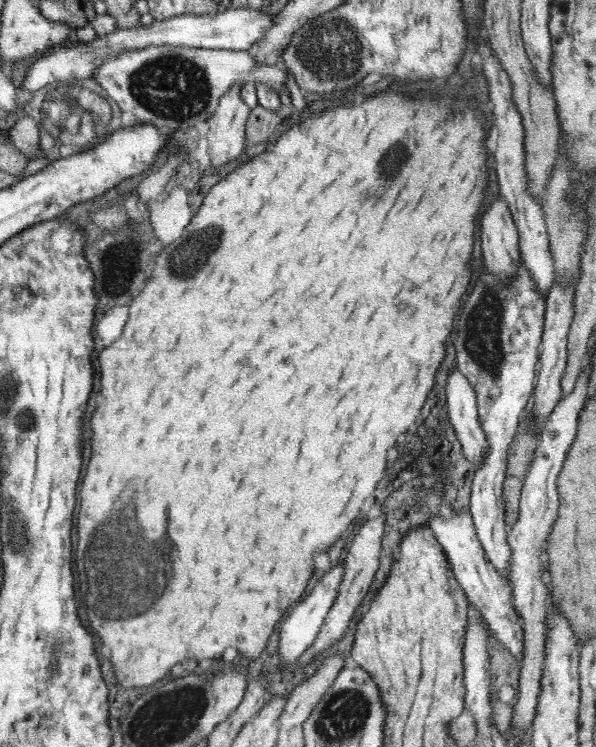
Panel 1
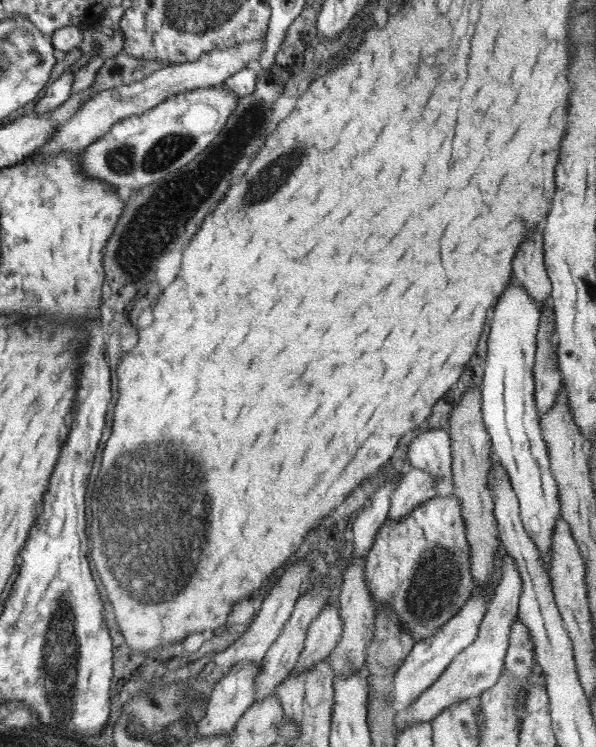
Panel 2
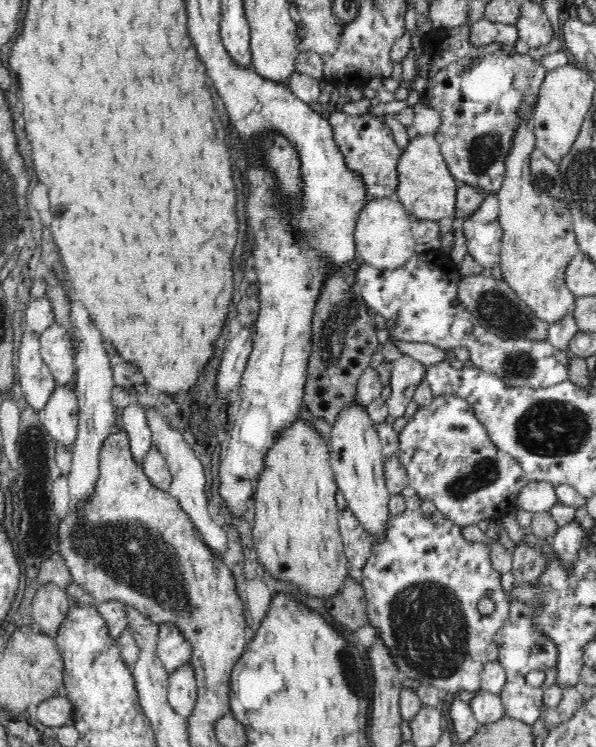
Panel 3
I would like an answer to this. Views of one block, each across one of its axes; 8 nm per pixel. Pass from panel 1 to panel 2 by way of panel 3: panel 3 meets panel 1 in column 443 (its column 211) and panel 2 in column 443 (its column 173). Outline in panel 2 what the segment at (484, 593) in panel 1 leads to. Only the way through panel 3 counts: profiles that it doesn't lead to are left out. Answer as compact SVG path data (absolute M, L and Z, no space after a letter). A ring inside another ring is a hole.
M441 429L419 430L407 445L407 465L427 471L436 478L435 496L453 495L450 440L448 431Z

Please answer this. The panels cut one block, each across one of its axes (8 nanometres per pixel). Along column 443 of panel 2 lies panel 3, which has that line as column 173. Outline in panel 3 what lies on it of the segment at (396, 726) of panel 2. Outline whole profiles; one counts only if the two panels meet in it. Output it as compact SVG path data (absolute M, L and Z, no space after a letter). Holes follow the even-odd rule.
M186 661L171 670L167 678L169 705L185 719L197 701L197 684L193 670L192 664Z

